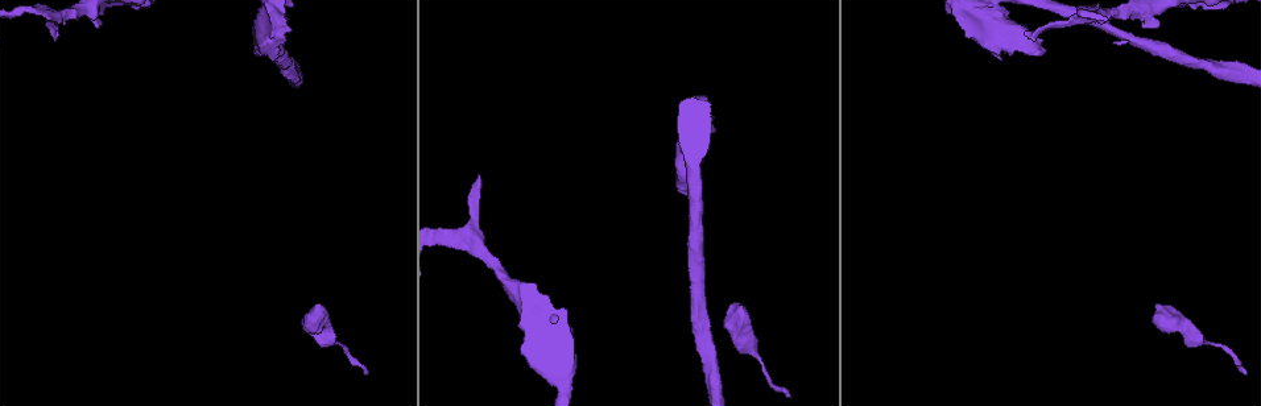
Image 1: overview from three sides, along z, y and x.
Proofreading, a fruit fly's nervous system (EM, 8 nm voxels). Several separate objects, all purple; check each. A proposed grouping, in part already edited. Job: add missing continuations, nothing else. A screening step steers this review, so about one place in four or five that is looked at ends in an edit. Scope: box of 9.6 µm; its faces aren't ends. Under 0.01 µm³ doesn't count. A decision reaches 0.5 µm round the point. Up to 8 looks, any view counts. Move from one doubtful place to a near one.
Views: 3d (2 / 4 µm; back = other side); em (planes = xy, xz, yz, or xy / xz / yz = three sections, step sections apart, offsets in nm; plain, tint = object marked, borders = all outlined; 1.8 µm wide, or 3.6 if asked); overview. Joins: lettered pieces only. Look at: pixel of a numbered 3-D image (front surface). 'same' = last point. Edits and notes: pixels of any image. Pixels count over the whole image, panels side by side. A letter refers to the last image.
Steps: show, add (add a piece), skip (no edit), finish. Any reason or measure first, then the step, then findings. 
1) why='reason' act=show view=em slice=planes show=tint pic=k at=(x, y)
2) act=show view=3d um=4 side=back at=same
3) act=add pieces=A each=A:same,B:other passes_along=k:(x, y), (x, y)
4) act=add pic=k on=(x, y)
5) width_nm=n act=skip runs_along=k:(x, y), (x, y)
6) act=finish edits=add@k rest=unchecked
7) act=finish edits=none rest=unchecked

why='stops while still wide' act=show view=em slice=yz step=4 show=tint pic=1 at=(1044, 52)

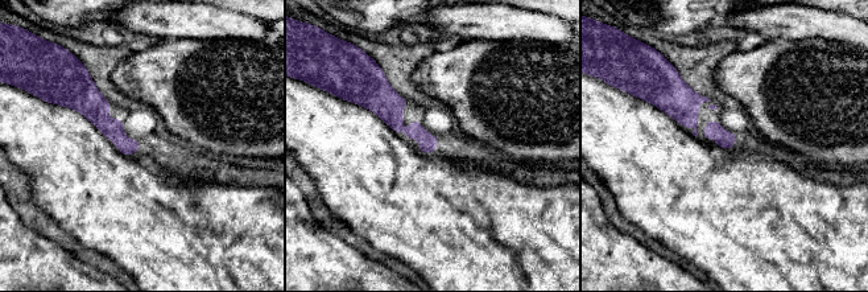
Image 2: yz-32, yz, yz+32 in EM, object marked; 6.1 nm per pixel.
why='another direction' act=show view=em slice=planes show=borders at=same

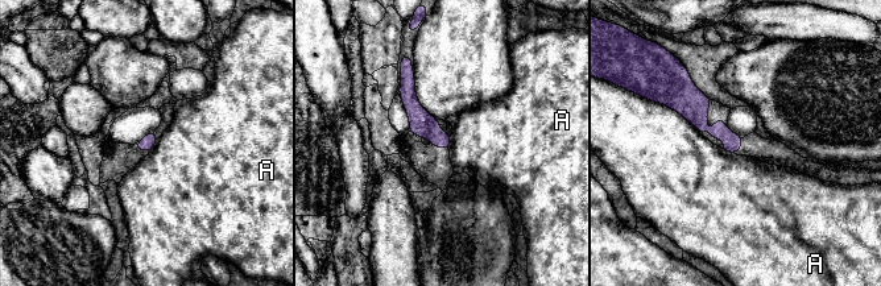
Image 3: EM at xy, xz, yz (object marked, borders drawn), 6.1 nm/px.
act=skip each=A:other found='no lettered piece goes on from it'

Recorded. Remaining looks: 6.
why='branch stops here' act=show view=3d um=4 pic=1 at=(98, 26)

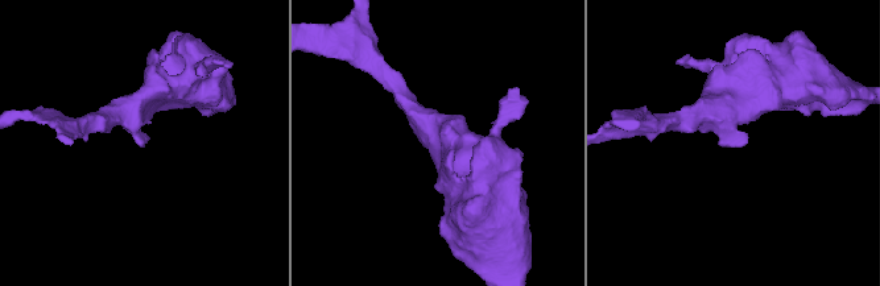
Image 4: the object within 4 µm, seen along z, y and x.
why='need the tissue' act=show view=em slice=yz step=8 show=tint pic=4 at=(144, 145)

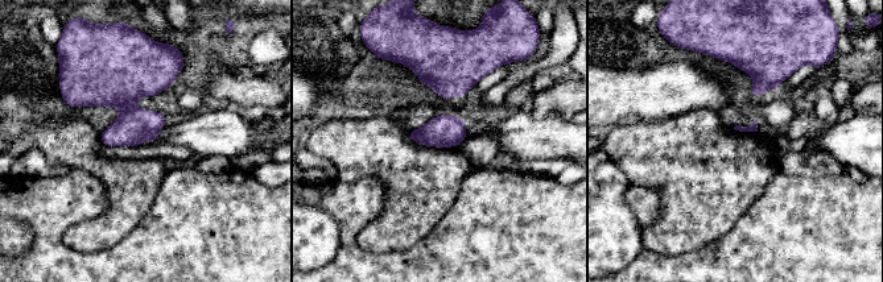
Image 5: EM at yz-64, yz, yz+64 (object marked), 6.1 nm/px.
why='see the neighbours' act=show view=em slice=yz step=8 show=borders at=same

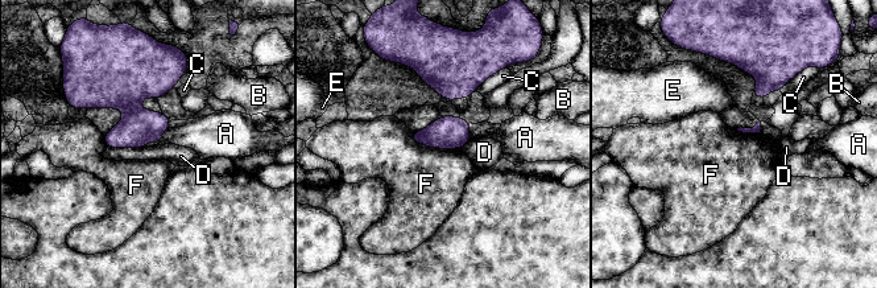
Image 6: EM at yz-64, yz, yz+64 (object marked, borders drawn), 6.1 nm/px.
longest_contact=D:320nm act=skip each=A:other,B:other,C:other,D:other,E:other,F:other border=6:(410, 136), (429, 147), (460, 148) found='none of them fits'

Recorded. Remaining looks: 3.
why='thin end' act=show view=em slice=planes show=borders pic=1 at=(1025, 31)

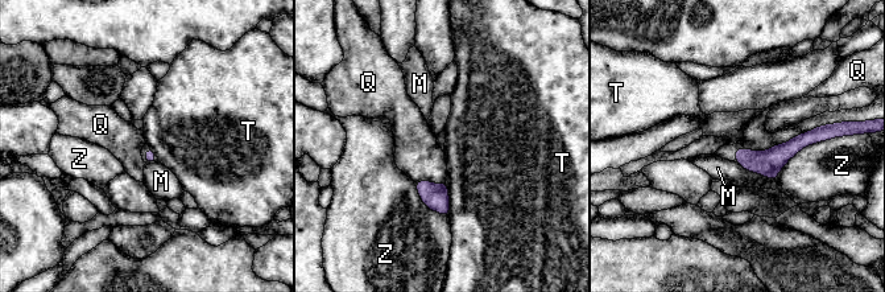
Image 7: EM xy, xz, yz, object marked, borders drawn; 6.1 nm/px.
width_nm=70 act=skip each=M:other,Q:other,T:other,Z:other found='no lettered piece goes on from it'

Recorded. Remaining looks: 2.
act=finish edits=none rest=unchecked

